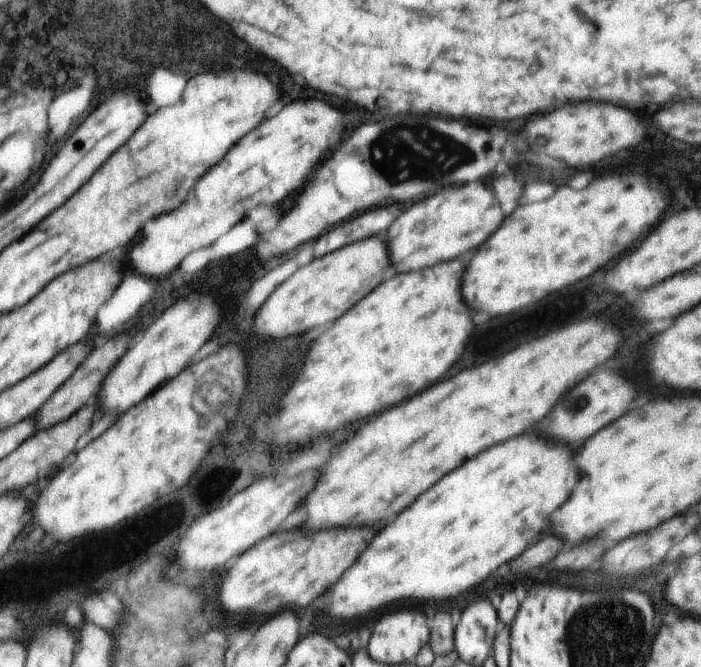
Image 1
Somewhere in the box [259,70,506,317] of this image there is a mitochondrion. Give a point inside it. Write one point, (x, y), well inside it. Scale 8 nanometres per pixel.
(402, 153)

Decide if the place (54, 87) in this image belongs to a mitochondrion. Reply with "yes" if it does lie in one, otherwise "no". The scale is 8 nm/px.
no

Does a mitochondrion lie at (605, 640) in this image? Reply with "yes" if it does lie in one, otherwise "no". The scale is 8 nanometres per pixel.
yes

